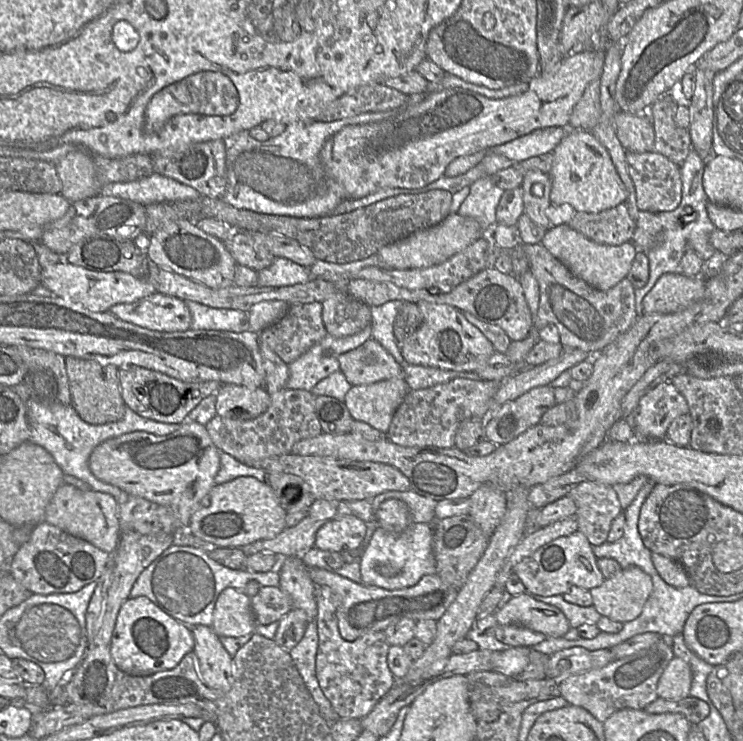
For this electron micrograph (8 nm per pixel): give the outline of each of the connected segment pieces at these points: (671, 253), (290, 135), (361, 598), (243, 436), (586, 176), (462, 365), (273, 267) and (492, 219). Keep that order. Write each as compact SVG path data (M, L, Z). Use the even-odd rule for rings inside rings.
M691 150L684 163L680 166L682 180L682 198L677 208L672 211L659 212L660 224L663 227L664 241L647 251L649 260L649 280L647 284L635 289L635 305L637 316L643 314L642 301L653 288L659 277L665 273L680 273L681 259L688 248L692 248L706 264L707 278L717 274L721 269L723 258L715 252L710 243L710 234L716 228L707 213L707 196L703 189L703 173L706 162L695 151Z
M347 118L332 122L299 121L266 141L253 139L247 130L224 139L227 187L220 199L235 208L263 214L295 218L329 215L346 197L340 184L328 176L320 153L325 142L346 126Z
M307 567L307 572L316 586L328 586L339 595L338 628L341 636L347 641L354 641L368 633L384 631L390 624L402 618L409 618L415 622L427 619L438 621L459 592L459 589L445 583L436 573L423 576L414 586L387 590L356 583L326 569Z
M283 388L270 395L270 405L260 416L252 420L239 420L215 415L205 427L220 452L247 466L259 468L261 461L291 454L293 445L298 441L323 433L315 412L315 398L312 391Z
M569 129L552 152L550 202L569 204L576 212L598 213L626 201L627 190L605 147L588 130Z
M425 300L419 301L417 305L423 322L401 347L401 354L407 363L444 370L475 372L495 352L492 343L466 320L462 311L448 304Z
M276 257L268 267L257 271L257 274L257 286L266 287L302 284L310 279L309 268L283 257Z
M483 177L476 180L469 186L470 191L464 202L461 204L458 215L474 218L483 229L483 235L490 236L490 231L496 223L496 208L504 193L504 190L497 187L491 177Z

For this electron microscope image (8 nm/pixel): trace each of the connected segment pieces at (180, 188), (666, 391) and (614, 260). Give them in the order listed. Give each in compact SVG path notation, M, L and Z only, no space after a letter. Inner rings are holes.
M156 172L131 182L106 184L99 195L132 200L144 206L161 202L189 201L200 197L200 193L189 185Z
M662 382L641 397L633 411L636 428L649 439L666 439L672 421L689 414L685 397L670 382Z
M561 224L546 230L541 244L562 262L573 275L600 291L612 288L627 276L632 261L639 251L632 241L621 245L596 243L571 228L568 224Z

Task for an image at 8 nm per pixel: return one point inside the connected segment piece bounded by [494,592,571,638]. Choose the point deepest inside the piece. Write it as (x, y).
(524, 609)

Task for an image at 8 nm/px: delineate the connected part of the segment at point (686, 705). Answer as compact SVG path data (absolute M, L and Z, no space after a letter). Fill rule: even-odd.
M692 696L679 700L657 698L644 710L651 714L679 713L686 717L692 725L696 725L709 715L710 705L706 701Z

